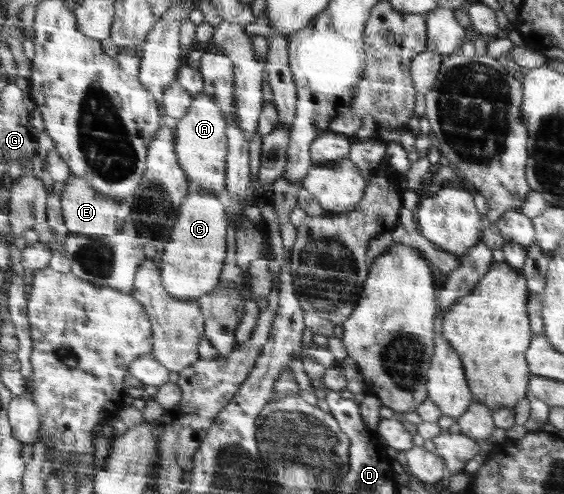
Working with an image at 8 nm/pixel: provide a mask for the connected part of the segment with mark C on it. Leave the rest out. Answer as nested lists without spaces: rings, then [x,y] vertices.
[[[212,192],[190,193],[182,201],[172,236],[162,253],[161,274],[165,290],[174,298],[190,300],[205,296],[214,290],[224,265],[228,249],[228,221],[226,209]]]

